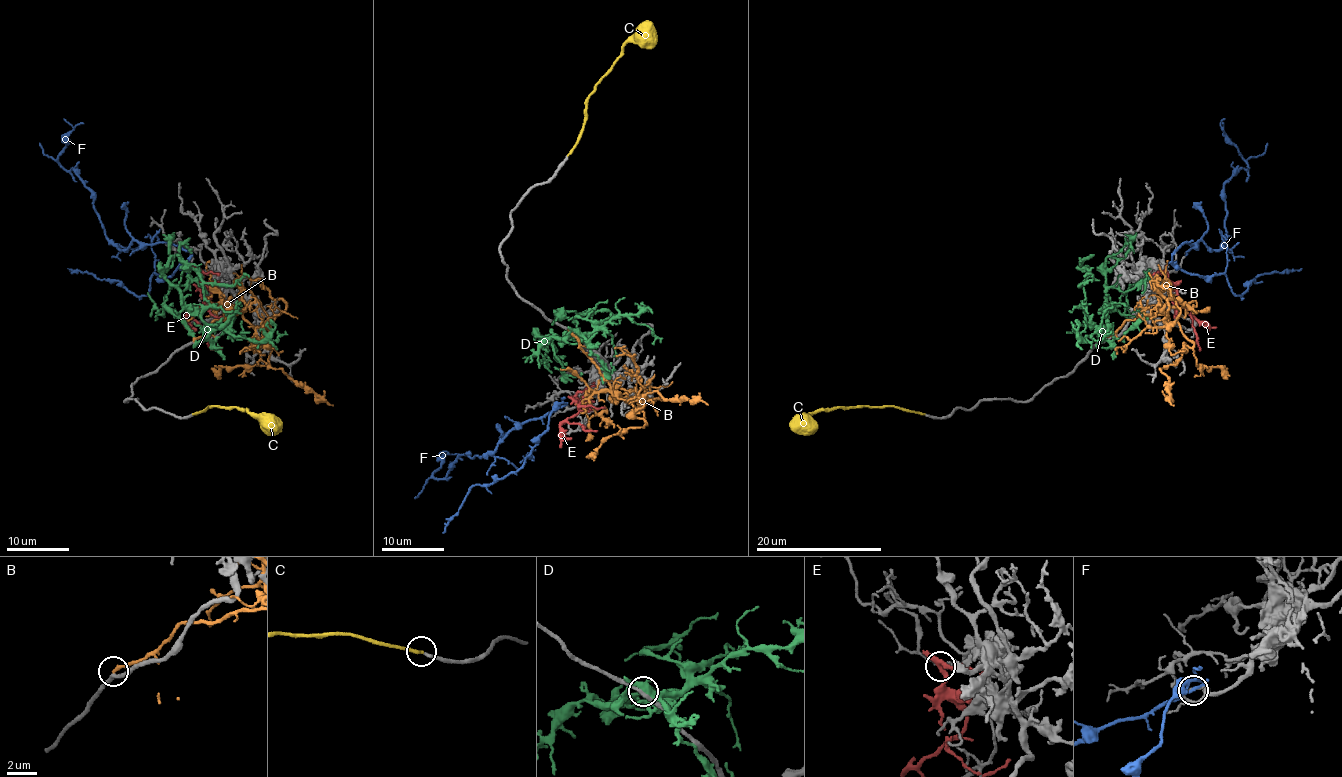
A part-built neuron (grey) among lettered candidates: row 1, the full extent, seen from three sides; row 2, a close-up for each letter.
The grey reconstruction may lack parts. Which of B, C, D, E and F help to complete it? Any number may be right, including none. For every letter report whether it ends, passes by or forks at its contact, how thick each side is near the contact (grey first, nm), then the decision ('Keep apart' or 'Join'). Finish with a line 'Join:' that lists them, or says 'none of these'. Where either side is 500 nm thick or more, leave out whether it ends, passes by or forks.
B: It ends there. Thickness 260 nm (grey) against 240 nm. Keep apart
C: It ends there. Thickness 240 nm (grey) against 220 nm. Join
D: It forks there. Thickness 240 nm (grey) against 360 nm. Keep apart
E: It forks there. Thickness 170 nm (grey) against 240 nm. Keep apart
F: It passes by. Thickness 200 nm (grey) against 190 nm. Keep apart
Join: C

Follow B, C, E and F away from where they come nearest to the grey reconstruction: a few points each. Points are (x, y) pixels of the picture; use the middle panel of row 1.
B: (568, 328), (610, 391), (619, 399), (637, 397), (646, 424), (634, 416), (648, 393), (707, 405)
C: (568, 154), (582, 129), (585, 99), (621, 54), (621, 48), (638, 32), (654, 33)
E: (576, 397), (586, 408), (572, 414), (568, 421), (585, 430), (597, 430)
F: (561, 407), (517, 424), (483, 455), (459, 455), (447, 474), (436, 479), (433, 474), (447, 452), (439, 455)

